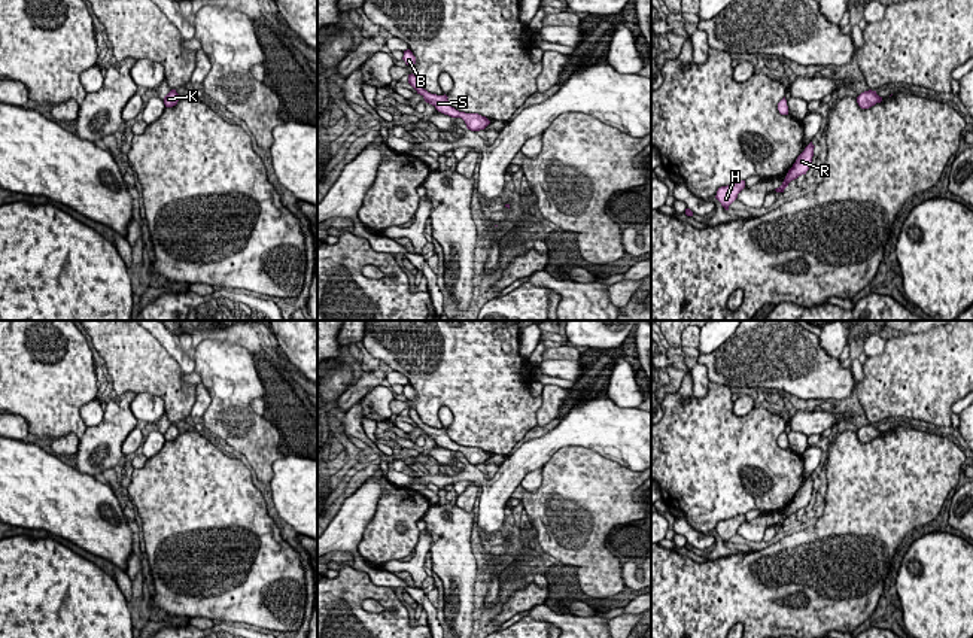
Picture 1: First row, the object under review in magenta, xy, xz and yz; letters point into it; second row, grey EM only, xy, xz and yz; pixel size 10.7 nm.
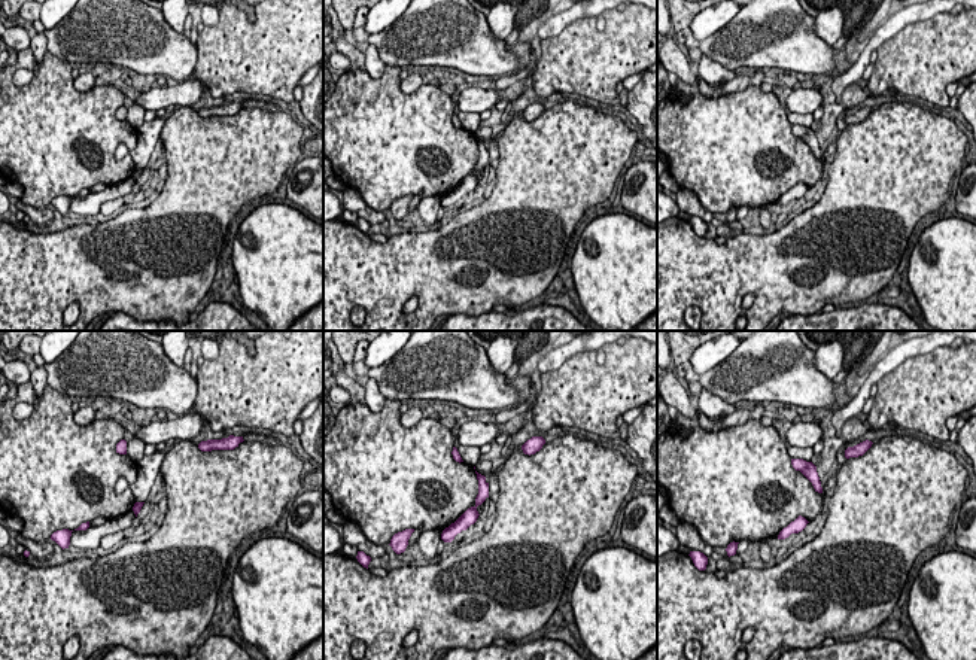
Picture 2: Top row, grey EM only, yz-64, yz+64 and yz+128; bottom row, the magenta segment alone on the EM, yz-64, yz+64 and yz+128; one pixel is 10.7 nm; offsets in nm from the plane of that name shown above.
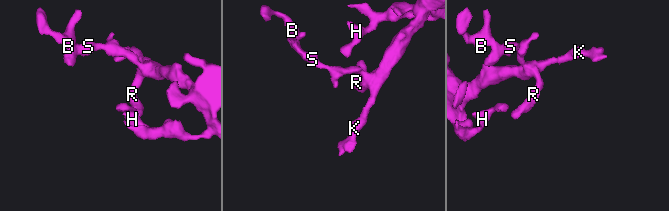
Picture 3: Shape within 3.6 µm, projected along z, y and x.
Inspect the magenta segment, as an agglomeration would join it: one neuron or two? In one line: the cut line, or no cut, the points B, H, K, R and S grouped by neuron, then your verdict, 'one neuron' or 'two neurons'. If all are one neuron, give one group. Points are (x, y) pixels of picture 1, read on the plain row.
no cut; B H K R S; one neuron

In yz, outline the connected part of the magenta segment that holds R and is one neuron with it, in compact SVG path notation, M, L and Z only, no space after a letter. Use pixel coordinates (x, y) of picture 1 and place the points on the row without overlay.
M812 476L805 481L805 484L797 490L793 501L788 504L782 519L775 523L776 526L784 526L791 514L797 513L802 508L806 508L812 498L814 481L815 480L812 478Z

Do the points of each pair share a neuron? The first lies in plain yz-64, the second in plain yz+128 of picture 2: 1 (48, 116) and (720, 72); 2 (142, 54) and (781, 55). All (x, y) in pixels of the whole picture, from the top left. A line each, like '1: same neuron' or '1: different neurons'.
1: different neurons
2: same neuron

